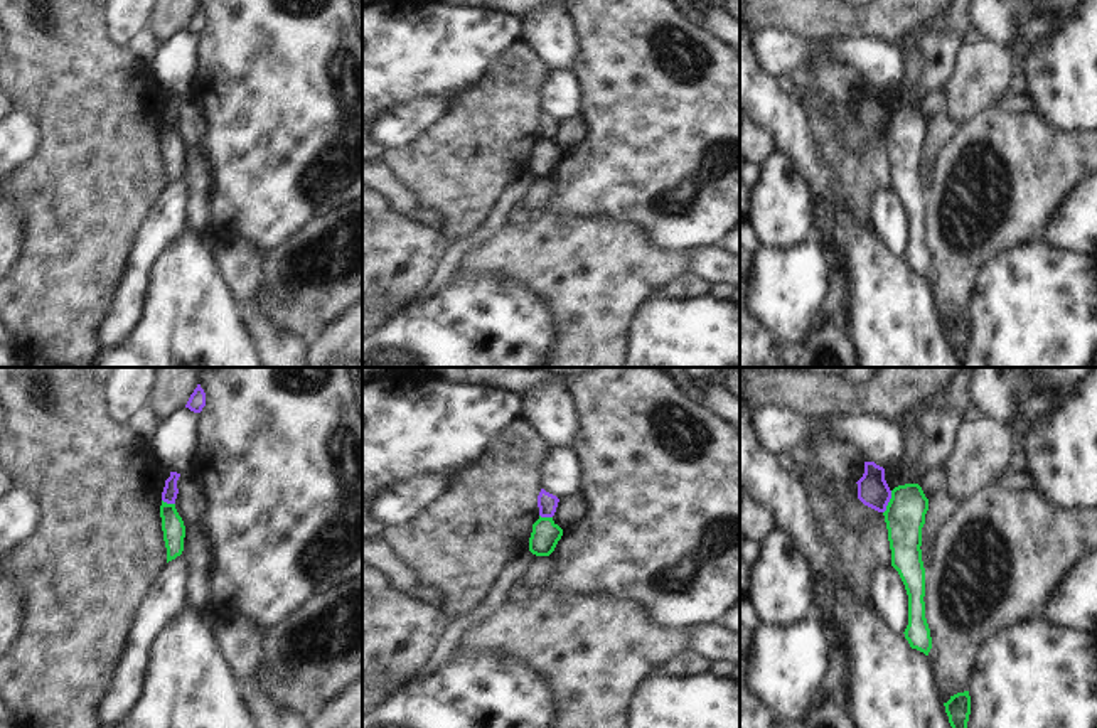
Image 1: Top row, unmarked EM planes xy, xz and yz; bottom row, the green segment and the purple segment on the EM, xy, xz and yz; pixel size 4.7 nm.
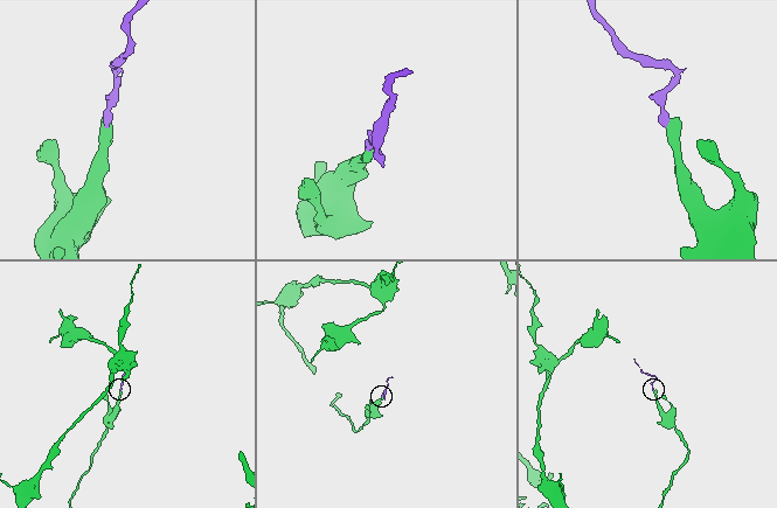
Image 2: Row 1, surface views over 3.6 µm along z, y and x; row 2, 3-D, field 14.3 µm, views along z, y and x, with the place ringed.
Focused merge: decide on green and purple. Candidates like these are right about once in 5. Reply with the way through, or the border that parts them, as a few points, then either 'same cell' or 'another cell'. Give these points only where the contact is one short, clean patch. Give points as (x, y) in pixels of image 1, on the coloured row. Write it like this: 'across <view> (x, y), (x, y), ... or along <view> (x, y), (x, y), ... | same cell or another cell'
along yz (892, 491), (883, 513) | another cell

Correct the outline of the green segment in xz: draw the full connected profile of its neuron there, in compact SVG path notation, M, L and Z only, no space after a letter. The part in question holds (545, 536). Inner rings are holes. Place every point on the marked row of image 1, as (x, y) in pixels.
M539 516L539 519L532 524L529 551L536 556L549 556L561 536L563 529L553 521L553 517Z

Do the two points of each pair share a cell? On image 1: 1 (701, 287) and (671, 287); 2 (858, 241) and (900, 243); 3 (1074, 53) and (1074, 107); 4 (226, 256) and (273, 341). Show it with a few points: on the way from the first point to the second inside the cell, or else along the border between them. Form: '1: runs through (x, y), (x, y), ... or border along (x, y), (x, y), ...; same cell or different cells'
1: runs through (695, 287), (678, 287); same cell
2: border along (870, 218), (883, 245), (892, 253), (902, 256); different cells
3: runs through (1074, 66), (1074, 93); same cell
4: runs through (245, 277), (248, 305), (255, 321); same cell

